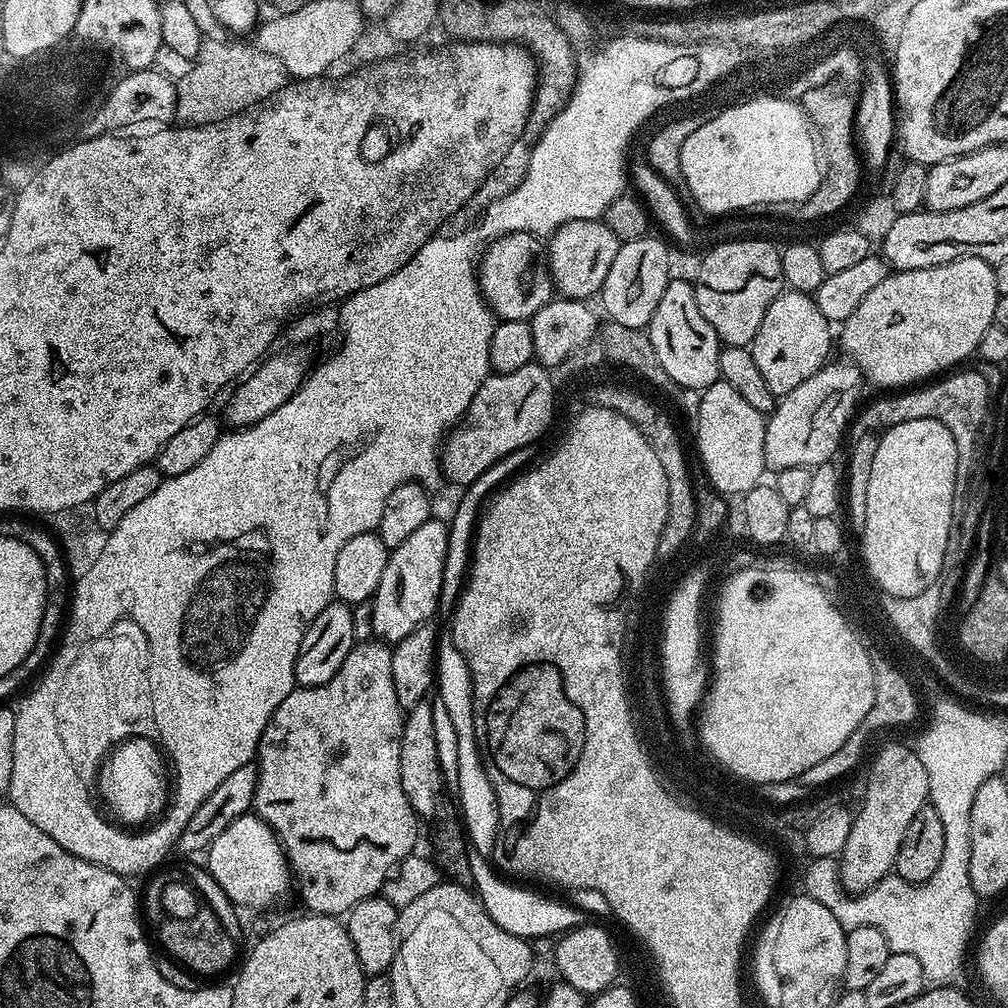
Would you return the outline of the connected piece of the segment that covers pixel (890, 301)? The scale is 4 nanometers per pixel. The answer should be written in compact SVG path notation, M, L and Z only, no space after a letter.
M982 258L951 260L949 264L922 270L893 271L885 280L878 282L862 302L858 302L858 310L854 310L850 318L842 321L838 328L838 344L844 347L848 355L845 357L859 368L867 383L869 380L884 388L880 390L912 386L963 365L960 363L975 353L978 342L982 342L982 334L986 334L995 321L997 299L994 267Z

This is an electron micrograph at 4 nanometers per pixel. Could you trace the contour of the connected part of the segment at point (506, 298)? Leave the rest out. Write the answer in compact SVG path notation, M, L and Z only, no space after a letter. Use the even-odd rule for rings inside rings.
M508 232L485 247L478 265L478 279L489 305L500 320L528 320L554 298L546 248L539 242L530 232Z

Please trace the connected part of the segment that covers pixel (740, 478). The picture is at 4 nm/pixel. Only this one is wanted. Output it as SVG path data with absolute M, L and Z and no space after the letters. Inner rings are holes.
M719 379L700 392L700 402L695 405L696 448L704 463L707 483L721 494L743 494L755 484L761 483L764 463L764 439L766 438L765 413L754 410L742 399L742 394Z

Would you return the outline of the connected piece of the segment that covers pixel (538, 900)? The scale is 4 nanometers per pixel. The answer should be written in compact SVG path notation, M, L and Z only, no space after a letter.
M471 845L467 849L469 879L476 886L475 893L480 899L480 904L490 914L490 918L494 919L502 930L516 937L533 940L536 937L551 937L571 931L572 928L579 927L583 923L584 917L574 907L502 880L504 878L495 870L493 863L486 856Z

